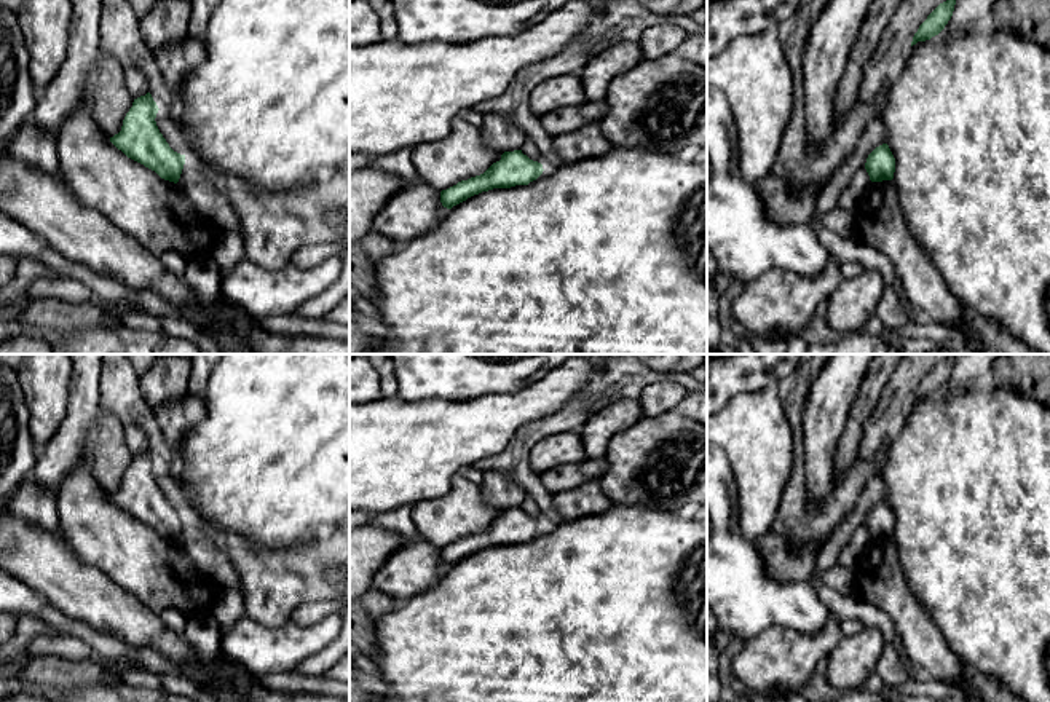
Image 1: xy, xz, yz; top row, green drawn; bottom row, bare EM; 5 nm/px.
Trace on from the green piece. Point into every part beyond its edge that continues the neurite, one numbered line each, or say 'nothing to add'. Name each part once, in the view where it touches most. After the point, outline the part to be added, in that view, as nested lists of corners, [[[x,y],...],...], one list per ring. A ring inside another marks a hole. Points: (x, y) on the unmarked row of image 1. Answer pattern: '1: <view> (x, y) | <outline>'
nothing to add

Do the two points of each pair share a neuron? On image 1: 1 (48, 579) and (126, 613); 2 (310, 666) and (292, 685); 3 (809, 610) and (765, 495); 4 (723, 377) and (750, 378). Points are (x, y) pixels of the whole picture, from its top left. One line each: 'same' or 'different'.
1: same
2: different
3: different
4: same

